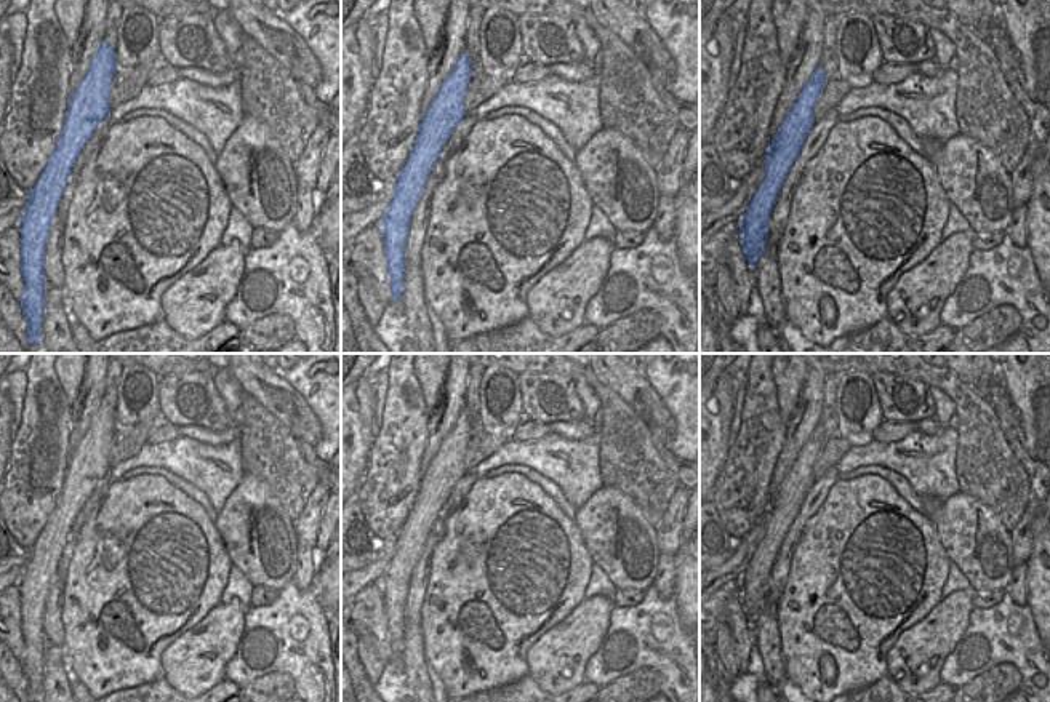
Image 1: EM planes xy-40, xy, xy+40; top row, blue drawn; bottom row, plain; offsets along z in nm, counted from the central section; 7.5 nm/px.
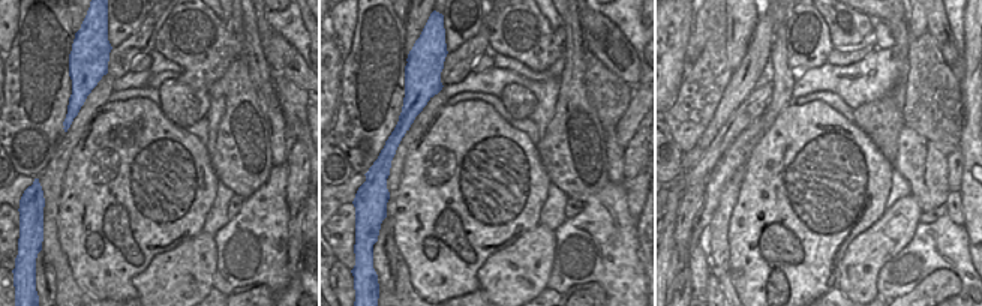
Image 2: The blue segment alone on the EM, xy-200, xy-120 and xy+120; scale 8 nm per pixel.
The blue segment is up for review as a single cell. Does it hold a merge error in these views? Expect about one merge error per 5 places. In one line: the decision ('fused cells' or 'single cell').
single cell

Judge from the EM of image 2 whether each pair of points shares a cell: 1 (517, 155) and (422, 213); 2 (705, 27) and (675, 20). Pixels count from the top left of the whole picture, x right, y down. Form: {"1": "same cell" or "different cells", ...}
{"1": "same cell", "2": "different cells"}

